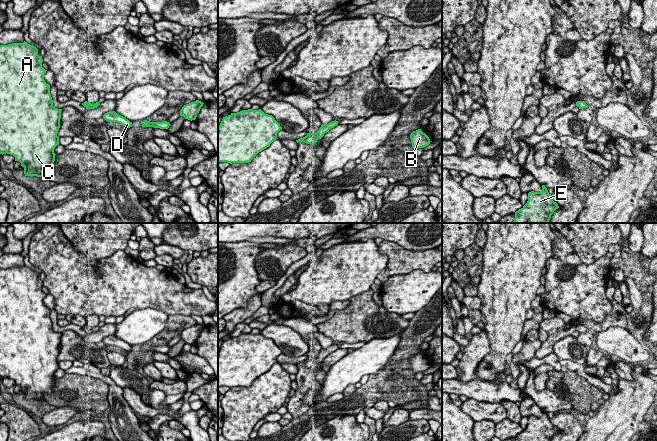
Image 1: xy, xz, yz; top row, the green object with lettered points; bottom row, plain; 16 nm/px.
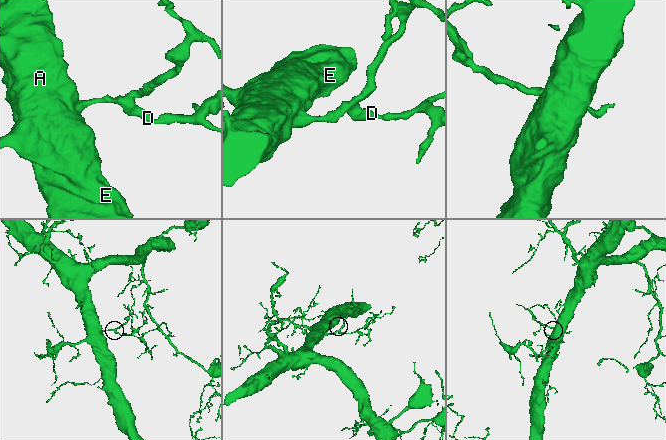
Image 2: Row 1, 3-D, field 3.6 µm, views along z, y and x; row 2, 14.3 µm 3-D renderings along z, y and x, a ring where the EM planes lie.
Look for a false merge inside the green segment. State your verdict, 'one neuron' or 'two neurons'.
one neuron

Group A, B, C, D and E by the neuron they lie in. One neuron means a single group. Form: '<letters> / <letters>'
A B C D E

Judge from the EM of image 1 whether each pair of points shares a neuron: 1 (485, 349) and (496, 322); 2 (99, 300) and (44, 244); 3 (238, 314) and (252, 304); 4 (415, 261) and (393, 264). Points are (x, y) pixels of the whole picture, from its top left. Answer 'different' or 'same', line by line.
1: different
2: same
3: same
4: same

